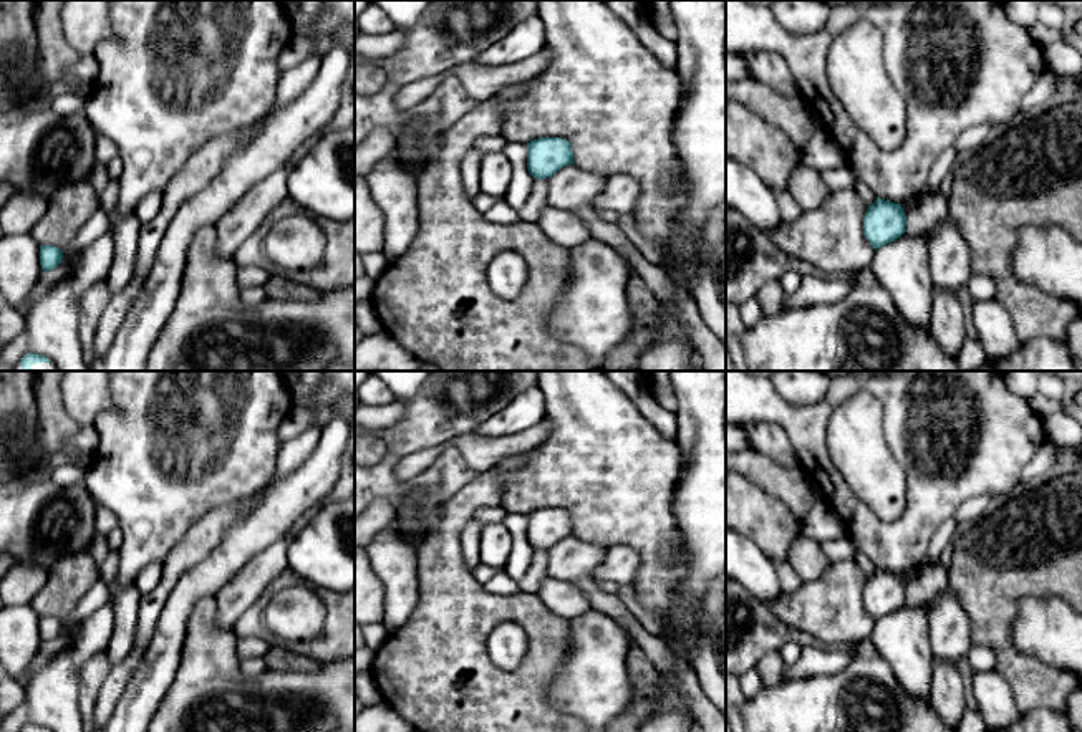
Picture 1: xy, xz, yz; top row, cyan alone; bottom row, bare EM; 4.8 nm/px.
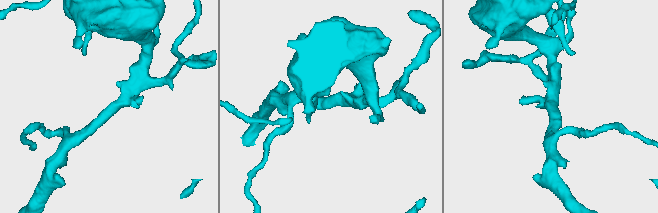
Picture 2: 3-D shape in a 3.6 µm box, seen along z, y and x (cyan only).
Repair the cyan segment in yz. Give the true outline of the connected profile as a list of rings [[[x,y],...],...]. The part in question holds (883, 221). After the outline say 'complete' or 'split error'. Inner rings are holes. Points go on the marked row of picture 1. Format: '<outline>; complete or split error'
[[[877,197],[863,217],[863,235],[877,250],[905,234],[906,215],[900,204]]]; complete

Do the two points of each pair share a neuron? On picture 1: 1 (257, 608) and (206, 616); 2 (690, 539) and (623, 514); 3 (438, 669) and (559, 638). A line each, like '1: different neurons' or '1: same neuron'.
1: different neurons
2: different neurons
3: same neuron

